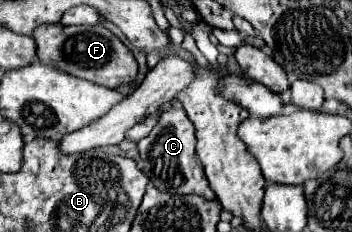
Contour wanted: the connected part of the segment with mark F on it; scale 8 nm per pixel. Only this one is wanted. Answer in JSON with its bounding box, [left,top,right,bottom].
[34,25,138,89]

